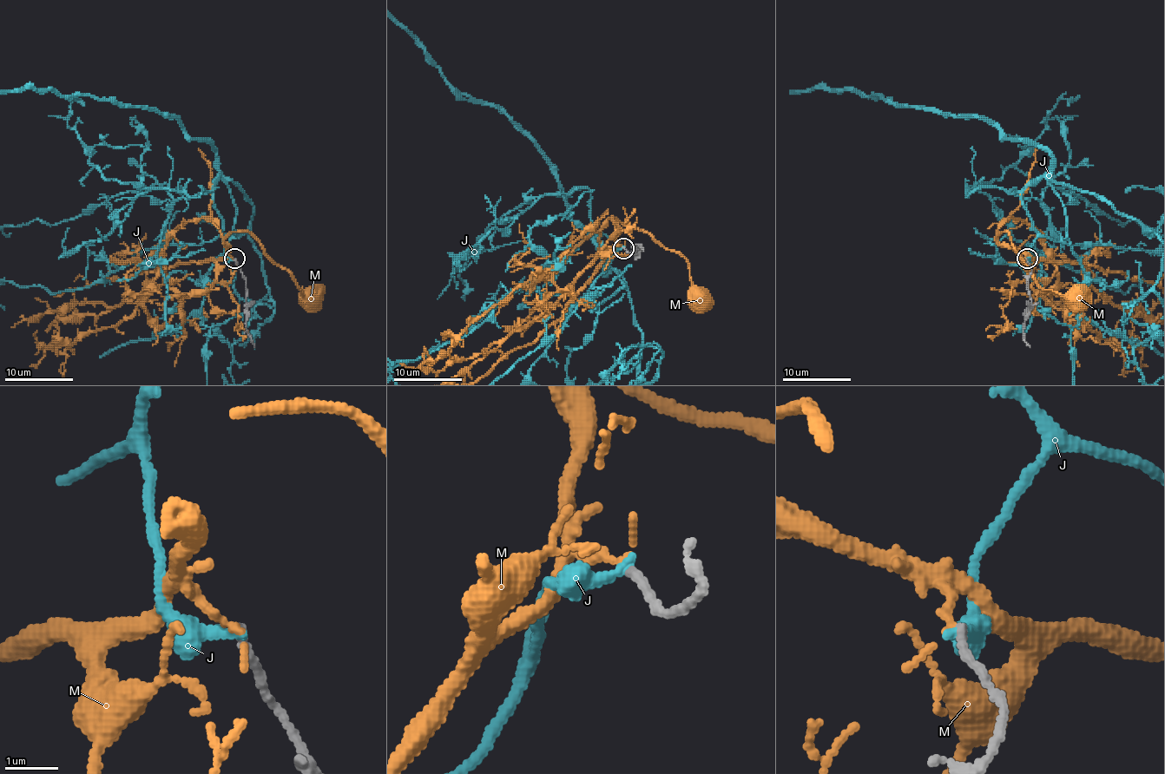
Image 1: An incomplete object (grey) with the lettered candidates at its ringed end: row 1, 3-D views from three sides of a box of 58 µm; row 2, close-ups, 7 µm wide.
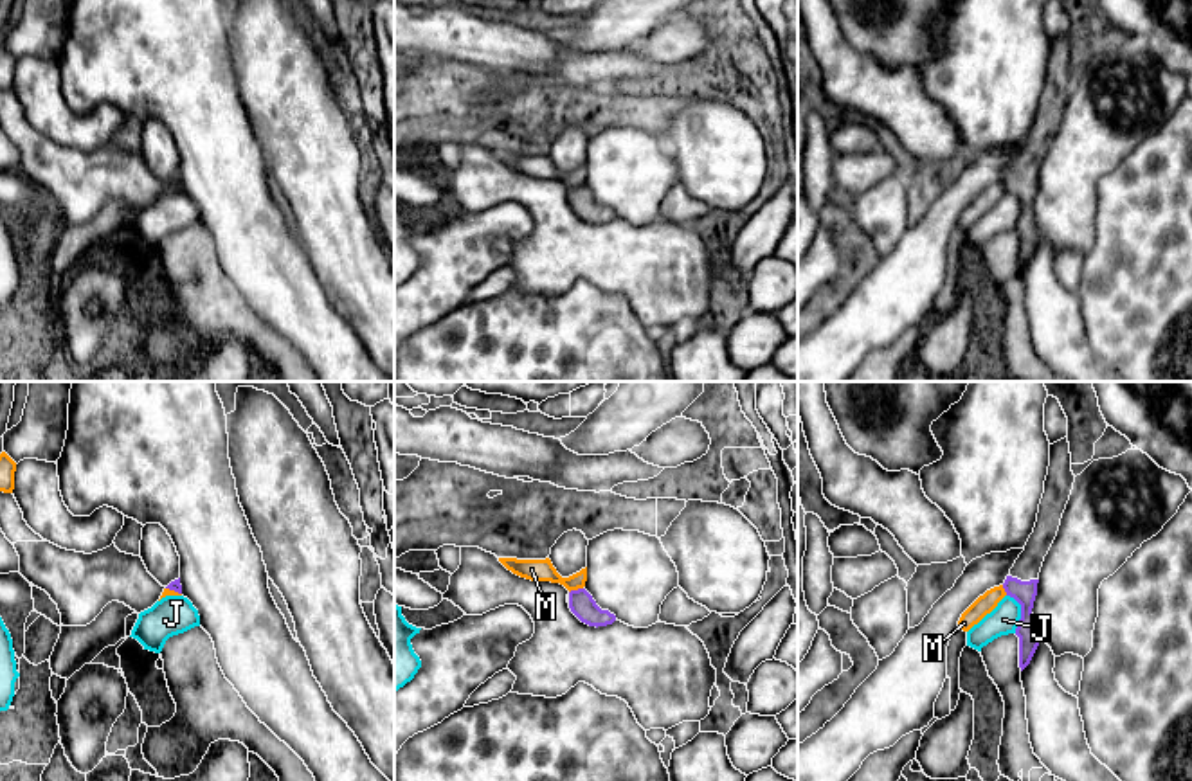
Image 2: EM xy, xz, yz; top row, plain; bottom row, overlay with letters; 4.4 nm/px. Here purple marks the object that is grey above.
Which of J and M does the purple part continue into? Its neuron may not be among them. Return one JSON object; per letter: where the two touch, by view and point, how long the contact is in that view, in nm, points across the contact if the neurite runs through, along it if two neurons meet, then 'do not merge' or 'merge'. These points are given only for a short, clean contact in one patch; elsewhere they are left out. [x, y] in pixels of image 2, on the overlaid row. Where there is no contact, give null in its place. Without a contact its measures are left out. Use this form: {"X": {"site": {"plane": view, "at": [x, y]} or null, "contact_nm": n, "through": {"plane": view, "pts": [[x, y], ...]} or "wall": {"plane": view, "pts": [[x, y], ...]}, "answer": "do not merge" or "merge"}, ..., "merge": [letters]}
{"J": {"site": {"plane": "yz", "at": [1021, 612]}, "contact_nm": 180, "wall": {"plane": "yz", "pts": [[1007, 594], [1020, 605], [1016, 632]]}, "answer": "do not merge"}, "M": {"site": {"plane": "xz", "at": [575, 591]}, "contact_nm": 70, "wall": {"plane": "xz", "pts": [[582, 587], [569, 592]]}, "answer": "do not merge"}, "merge": []}

